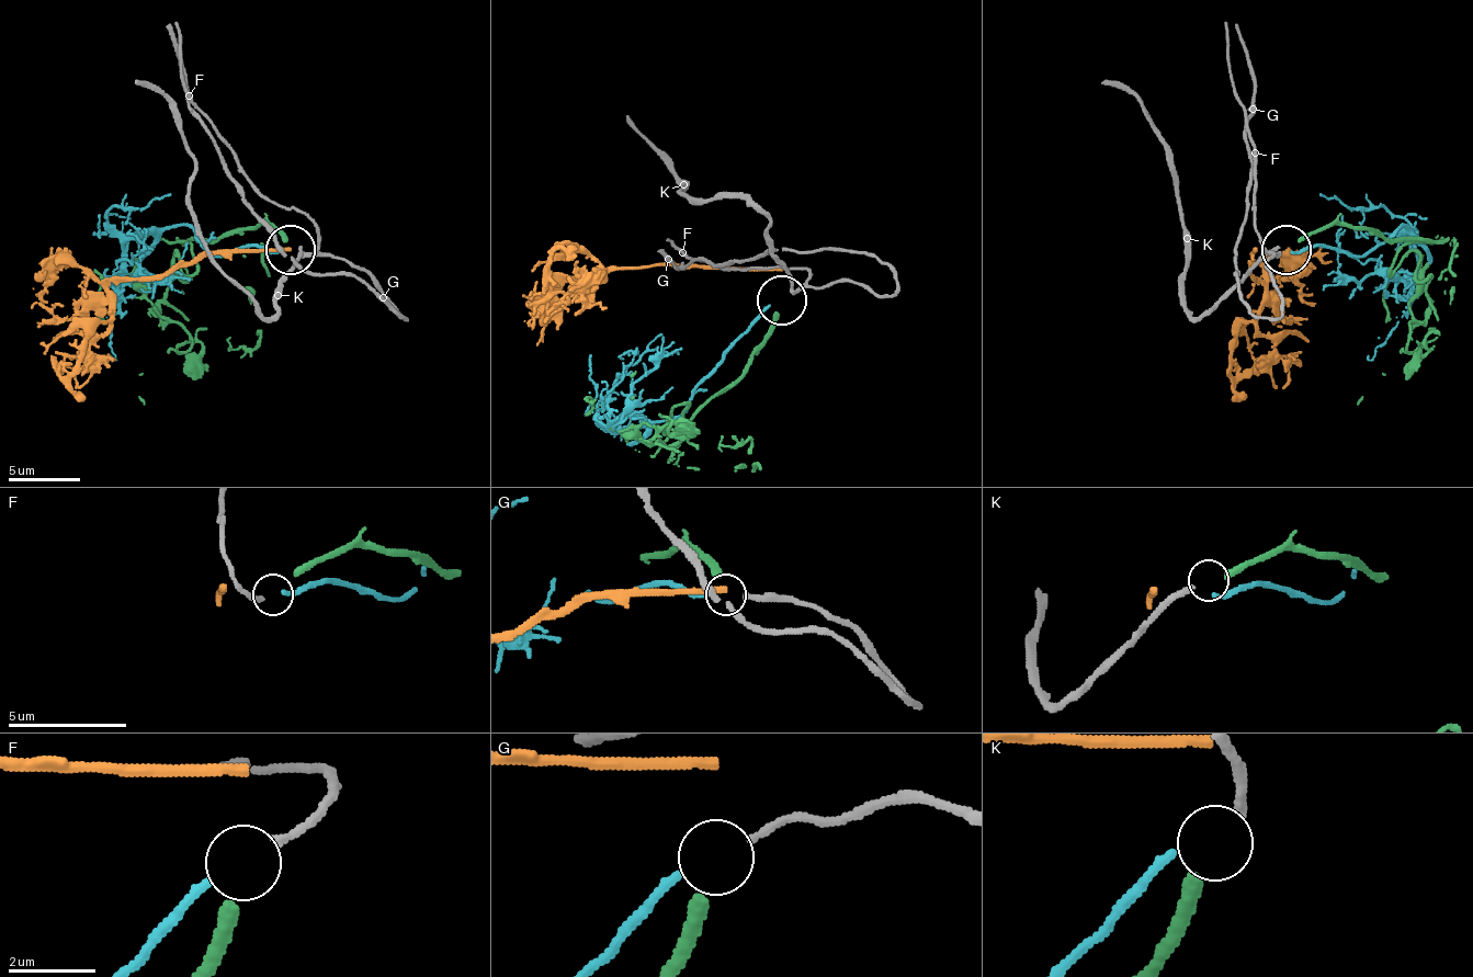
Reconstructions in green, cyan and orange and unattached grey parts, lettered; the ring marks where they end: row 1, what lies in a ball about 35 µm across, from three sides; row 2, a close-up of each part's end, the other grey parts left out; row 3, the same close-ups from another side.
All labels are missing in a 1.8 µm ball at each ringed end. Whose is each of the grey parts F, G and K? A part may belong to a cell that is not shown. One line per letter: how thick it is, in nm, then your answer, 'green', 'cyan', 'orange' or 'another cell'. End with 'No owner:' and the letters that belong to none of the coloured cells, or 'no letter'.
F: calibre 180 nm; another cell
G: calibre 200 nm; cyan
K: calibre 240 nm; green
No owner: F

